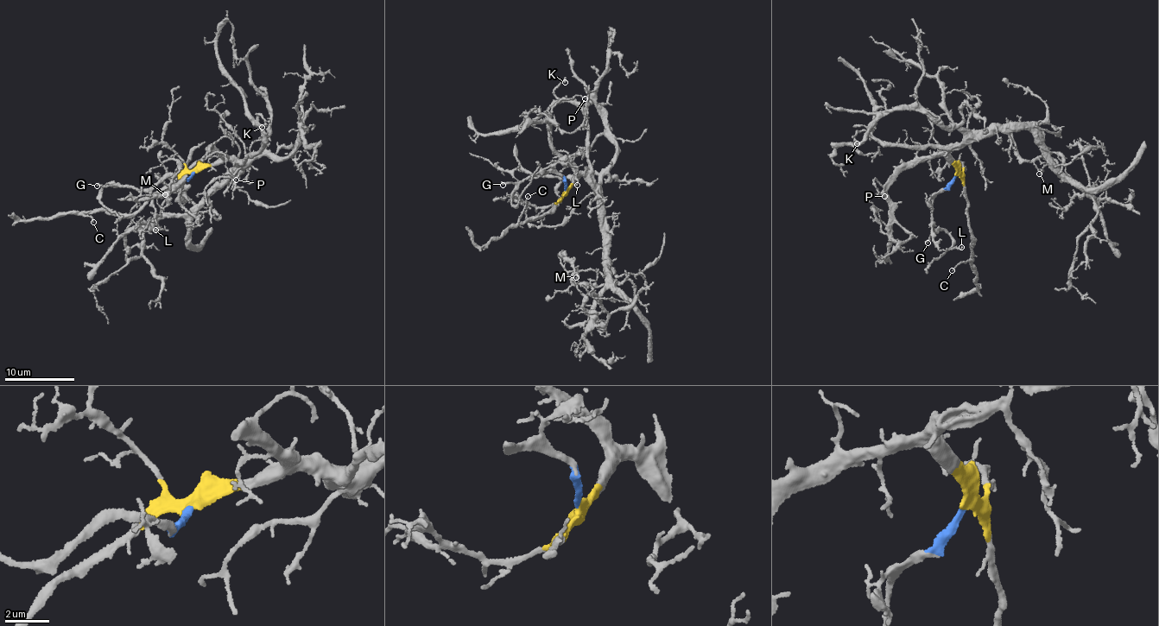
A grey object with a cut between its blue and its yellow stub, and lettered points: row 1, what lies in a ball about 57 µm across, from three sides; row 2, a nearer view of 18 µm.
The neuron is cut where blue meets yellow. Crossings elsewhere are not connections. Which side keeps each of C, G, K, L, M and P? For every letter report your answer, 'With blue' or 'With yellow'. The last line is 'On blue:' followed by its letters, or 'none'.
C: With yellow
G: With blue
K: With yellow
L: With blue
M: With yellow
P: With yellow
On blue: G, L

